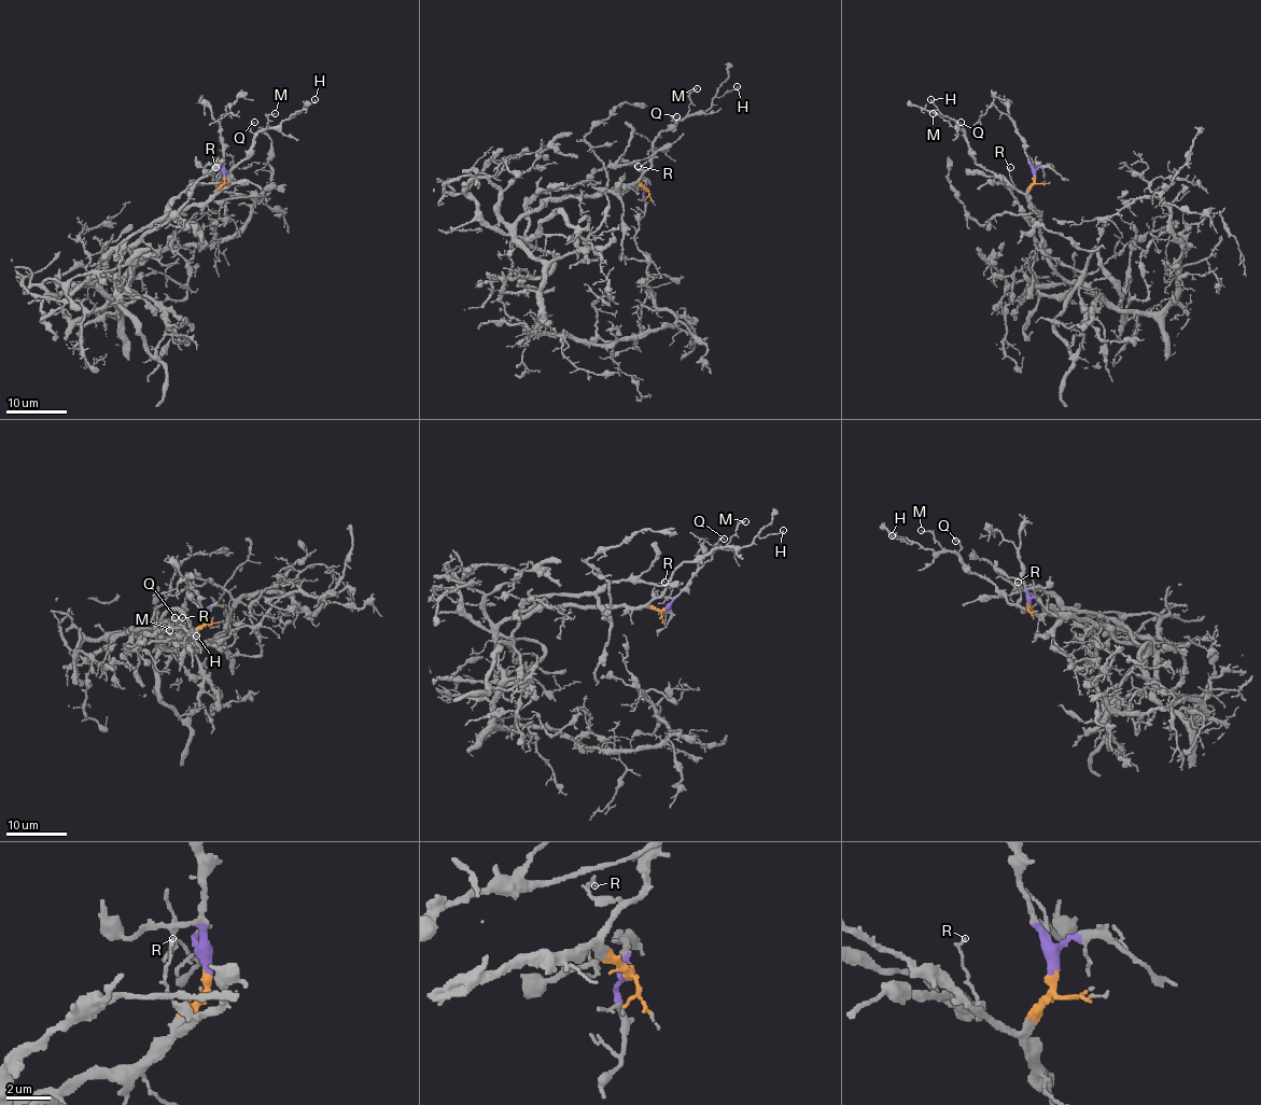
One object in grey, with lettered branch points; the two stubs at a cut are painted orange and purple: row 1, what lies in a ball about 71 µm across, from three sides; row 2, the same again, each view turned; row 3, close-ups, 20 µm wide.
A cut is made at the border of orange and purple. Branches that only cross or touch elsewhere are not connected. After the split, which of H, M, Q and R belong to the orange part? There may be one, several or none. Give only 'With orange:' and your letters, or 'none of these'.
With orange: H, M, Q, R

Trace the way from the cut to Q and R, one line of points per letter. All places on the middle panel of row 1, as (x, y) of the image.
Q: (647, 190), (639, 178), (650, 165), (658, 135), (669, 128), (676, 121), (672, 117), (676, 116)
R: (647, 190), (639, 178), (641, 172), (636, 165)

